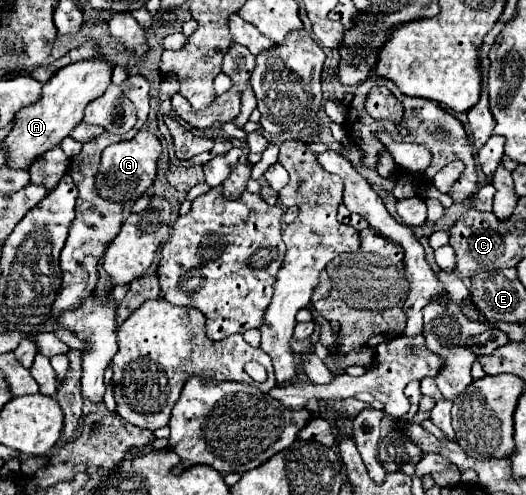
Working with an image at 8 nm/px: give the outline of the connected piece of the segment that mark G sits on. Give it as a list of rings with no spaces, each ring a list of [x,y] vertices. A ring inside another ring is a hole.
[[[140,129],[130,141],[120,141],[104,149],[100,173],[96,177],[96,189],[104,199],[136,201],[156,177],[156,161],[160,157],[160,139],[146,129]]]

